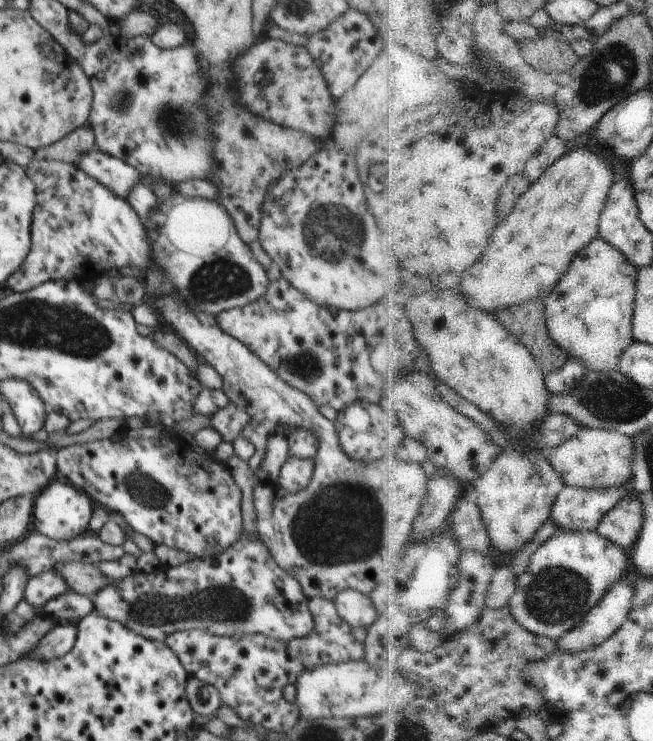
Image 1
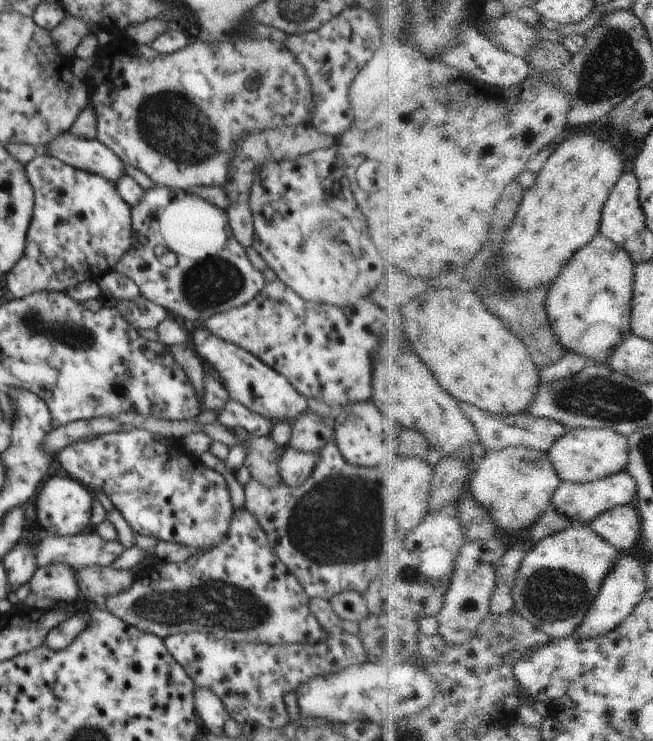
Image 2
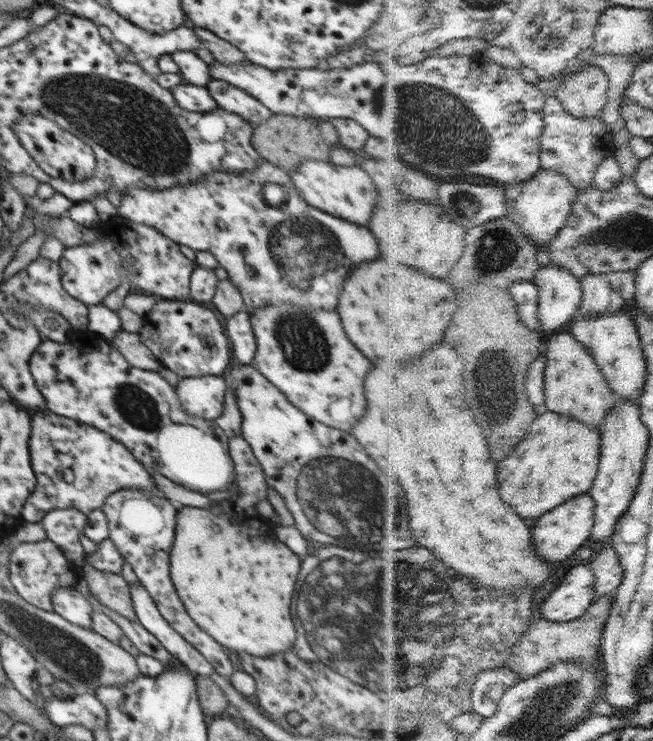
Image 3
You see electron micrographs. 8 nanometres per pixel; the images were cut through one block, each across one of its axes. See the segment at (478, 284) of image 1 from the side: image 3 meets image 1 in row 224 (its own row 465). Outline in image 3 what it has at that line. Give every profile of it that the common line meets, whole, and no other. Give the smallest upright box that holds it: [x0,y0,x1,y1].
[500,409,603,518]

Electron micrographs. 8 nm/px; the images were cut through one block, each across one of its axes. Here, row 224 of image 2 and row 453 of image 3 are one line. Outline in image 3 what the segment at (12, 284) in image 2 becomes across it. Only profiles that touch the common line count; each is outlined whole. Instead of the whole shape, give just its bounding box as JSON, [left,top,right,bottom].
[22,409,160,523]

